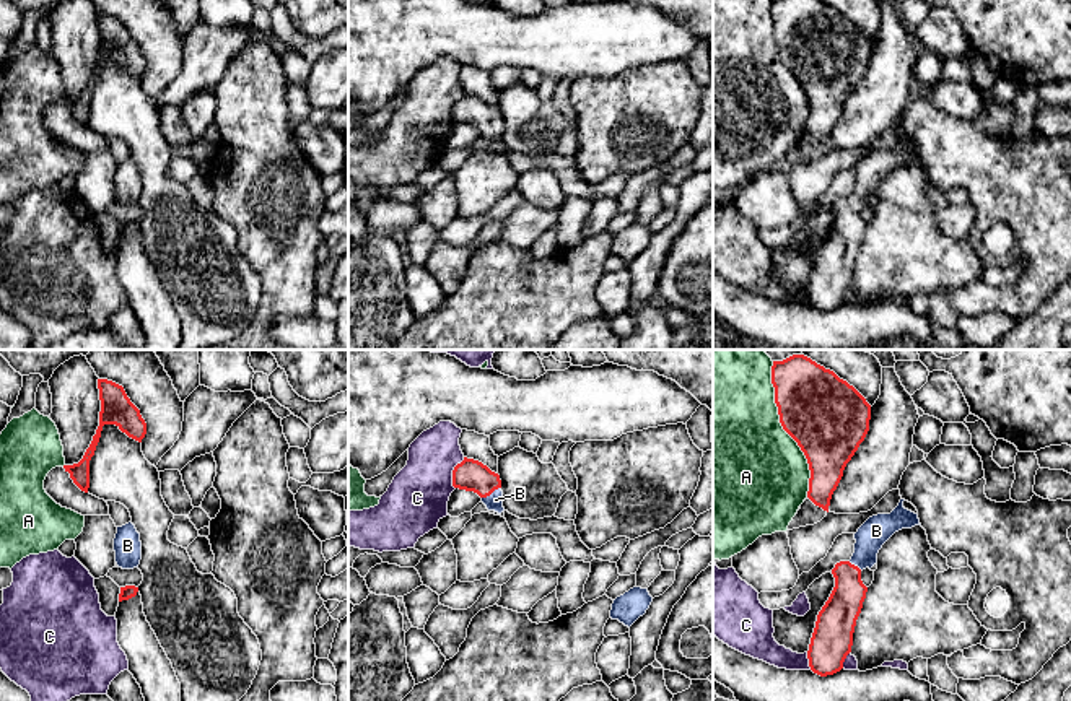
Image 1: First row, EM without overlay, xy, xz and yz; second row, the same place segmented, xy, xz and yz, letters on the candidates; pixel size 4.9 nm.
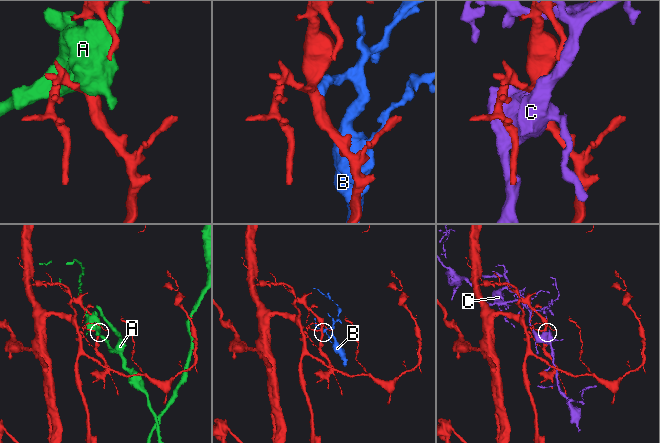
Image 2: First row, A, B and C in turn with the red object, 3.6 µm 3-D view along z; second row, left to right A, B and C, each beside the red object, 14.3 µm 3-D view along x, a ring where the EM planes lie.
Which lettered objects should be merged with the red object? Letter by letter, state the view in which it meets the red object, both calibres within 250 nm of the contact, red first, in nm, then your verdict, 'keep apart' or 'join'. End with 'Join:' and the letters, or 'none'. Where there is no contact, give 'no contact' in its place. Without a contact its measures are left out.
A: meets red in yz; 400 nm thick on the red side, 500 nm on the other; keep apart
B: meets red in xz; 160 nm thick on the red side, 80 nm on the other; join
C: meets red in xz; 160 nm thick on the red side, 300 nm on the other; keep apart
Join: B

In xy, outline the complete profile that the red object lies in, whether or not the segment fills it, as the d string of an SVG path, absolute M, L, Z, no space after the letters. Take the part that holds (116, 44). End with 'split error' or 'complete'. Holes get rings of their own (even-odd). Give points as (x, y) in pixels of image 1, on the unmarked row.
M98 15L98 24L101 47L96 70L78 99L63 101L73 119L85 128L88 128L90 124L90 96L94 91L104 60L116 60L122 68L138 78L142 78L146 70L146 59L142 54L140 46L127 33L122 21L107 15Z; complete

